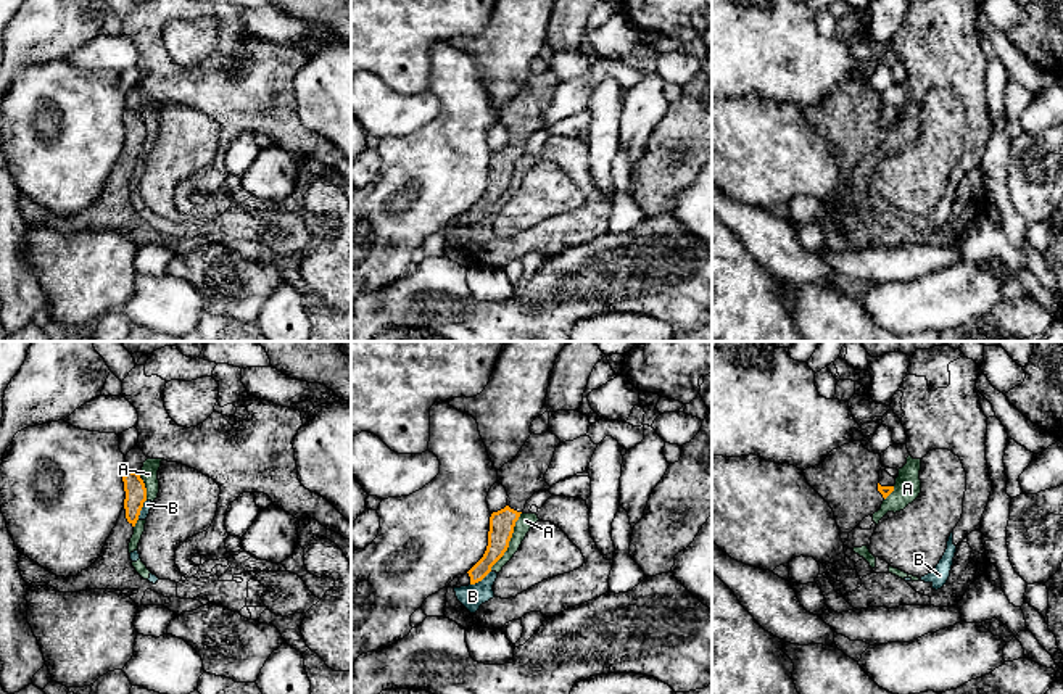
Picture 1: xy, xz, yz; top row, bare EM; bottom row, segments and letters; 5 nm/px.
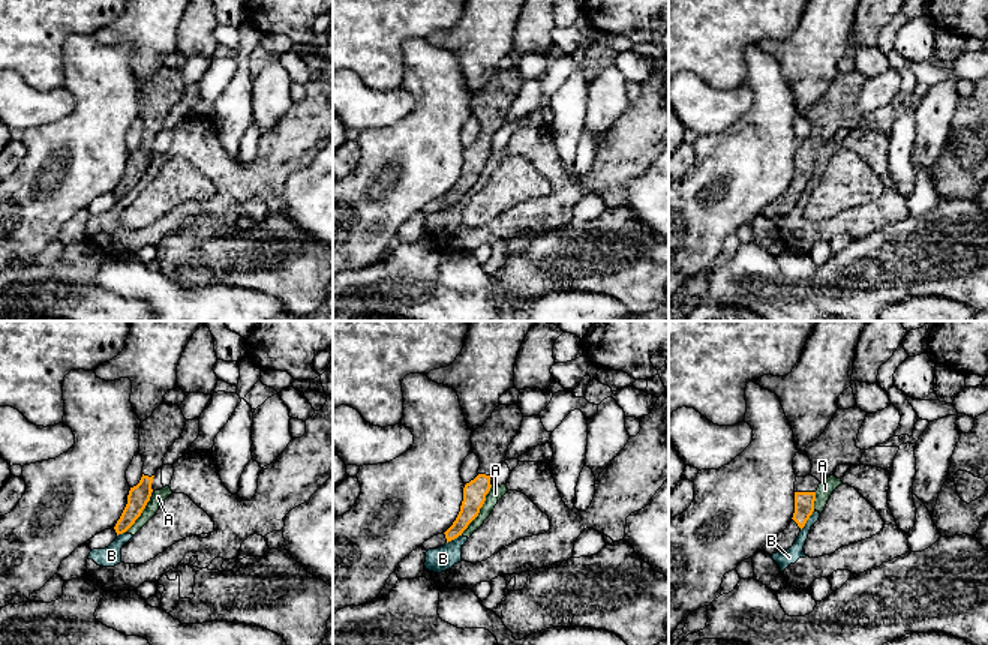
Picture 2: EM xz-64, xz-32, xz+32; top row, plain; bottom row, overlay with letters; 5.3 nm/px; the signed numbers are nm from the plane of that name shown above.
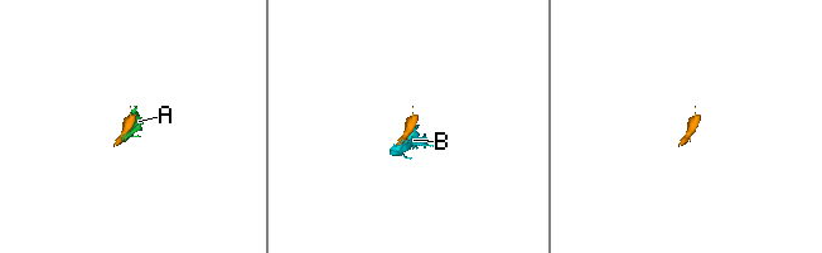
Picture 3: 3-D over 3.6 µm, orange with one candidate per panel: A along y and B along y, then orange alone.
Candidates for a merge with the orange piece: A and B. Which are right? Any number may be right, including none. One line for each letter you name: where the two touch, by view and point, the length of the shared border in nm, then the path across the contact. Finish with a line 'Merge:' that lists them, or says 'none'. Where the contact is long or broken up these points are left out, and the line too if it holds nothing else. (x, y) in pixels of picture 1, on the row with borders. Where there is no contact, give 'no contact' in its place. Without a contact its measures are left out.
Merge: none

